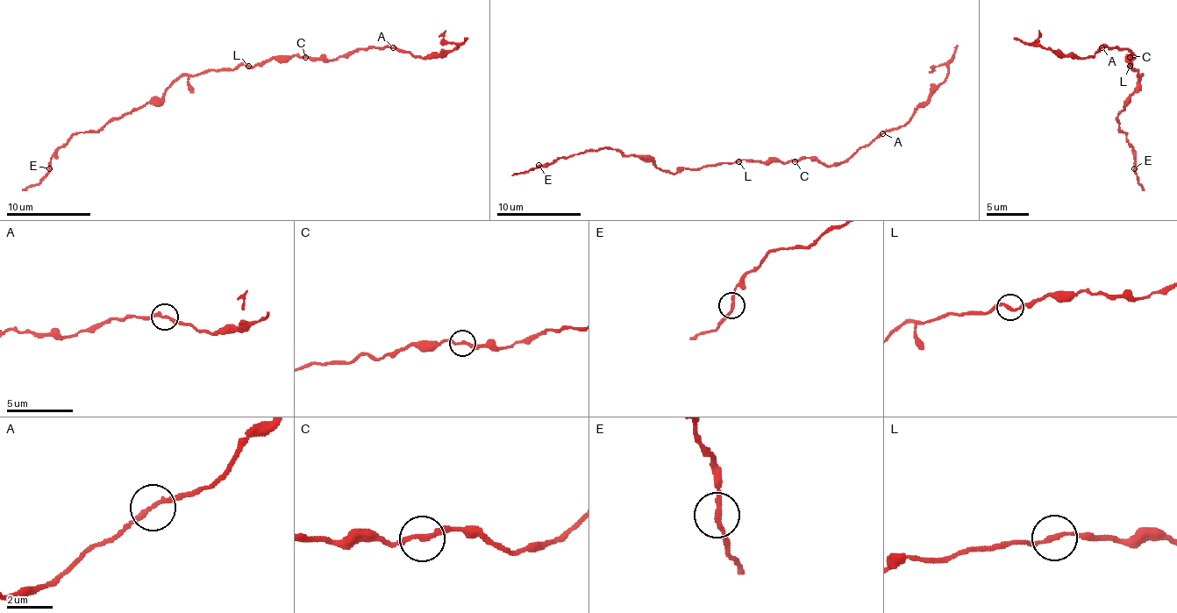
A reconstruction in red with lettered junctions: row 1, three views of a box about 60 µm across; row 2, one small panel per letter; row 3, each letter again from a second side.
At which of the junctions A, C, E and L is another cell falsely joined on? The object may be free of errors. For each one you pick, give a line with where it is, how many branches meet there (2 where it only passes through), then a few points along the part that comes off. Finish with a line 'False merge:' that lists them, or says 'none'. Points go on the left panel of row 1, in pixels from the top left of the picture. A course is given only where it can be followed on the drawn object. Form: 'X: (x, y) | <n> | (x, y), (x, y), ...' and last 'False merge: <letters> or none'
False merge: none

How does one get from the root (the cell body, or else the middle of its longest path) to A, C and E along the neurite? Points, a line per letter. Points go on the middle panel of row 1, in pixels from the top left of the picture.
A: (740, 161), (752, 159), (788, 163), (814, 157), (826, 165), (837, 165), (883, 133)
C: (740, 161), (795, 161)
E: (740, 161), (671, 174), (650, 159), (623, 154), (614, 148), (597, 148), (538, 165)

